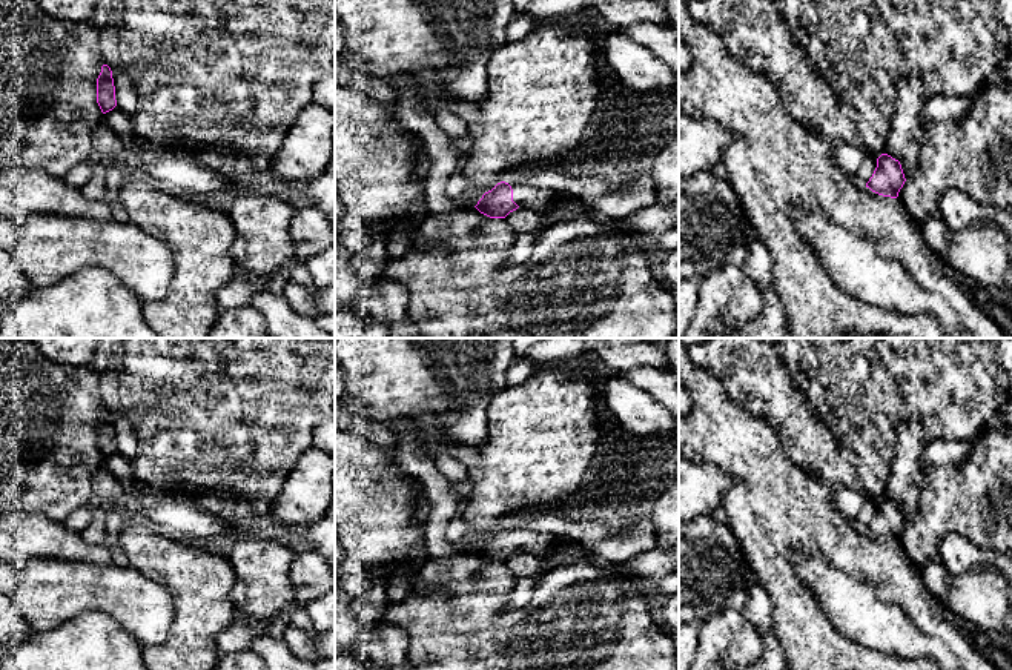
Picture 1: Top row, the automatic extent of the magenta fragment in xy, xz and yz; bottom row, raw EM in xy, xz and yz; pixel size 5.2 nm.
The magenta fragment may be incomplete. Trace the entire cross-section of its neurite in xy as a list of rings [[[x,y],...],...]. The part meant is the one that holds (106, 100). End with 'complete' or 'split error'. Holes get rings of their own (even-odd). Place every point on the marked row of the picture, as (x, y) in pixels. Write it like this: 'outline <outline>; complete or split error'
outline [[[107,65],[101,66],[101,72],[97,78],[97,103],[103,114],[117,106],[112,71]]]; complete

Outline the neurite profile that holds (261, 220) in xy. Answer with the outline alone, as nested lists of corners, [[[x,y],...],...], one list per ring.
[[[270,189],[235,194],[229,209],[236,234],[230,255],[255,281],[269,280],[295,258],[289,229],[298,204],[296,198]]]

